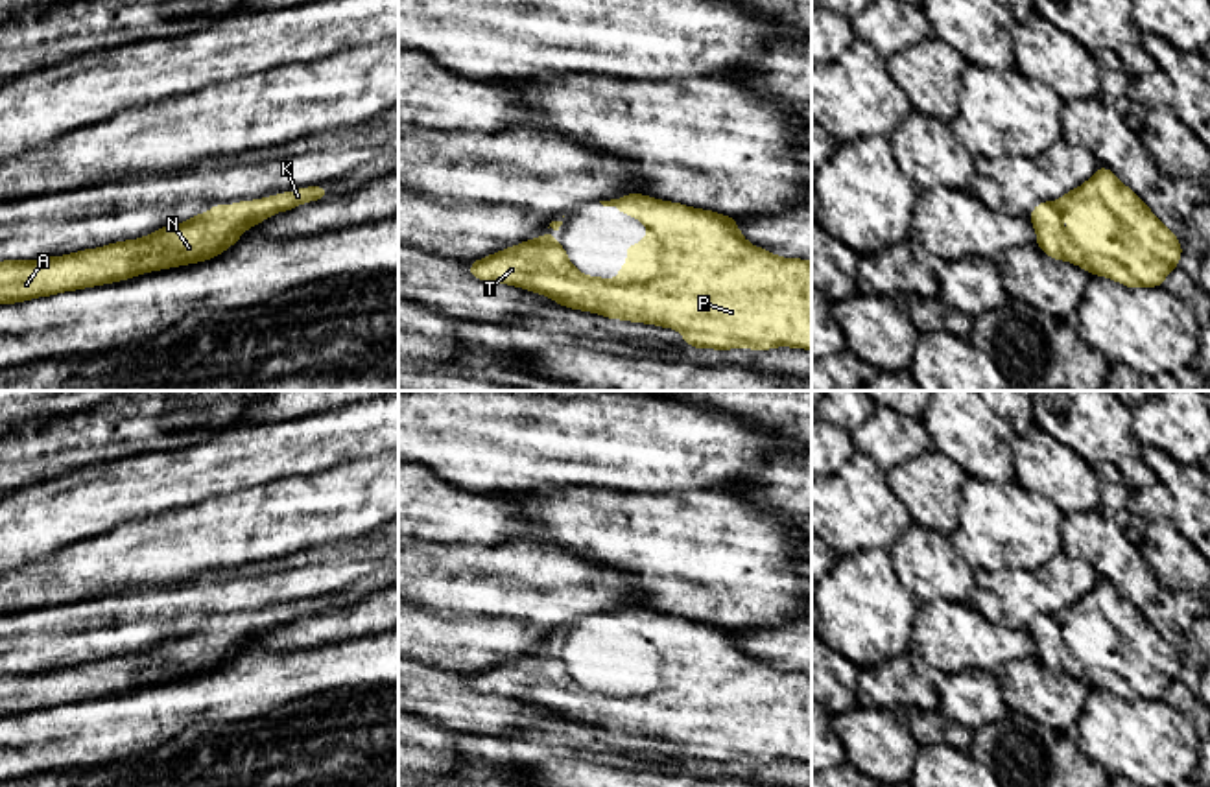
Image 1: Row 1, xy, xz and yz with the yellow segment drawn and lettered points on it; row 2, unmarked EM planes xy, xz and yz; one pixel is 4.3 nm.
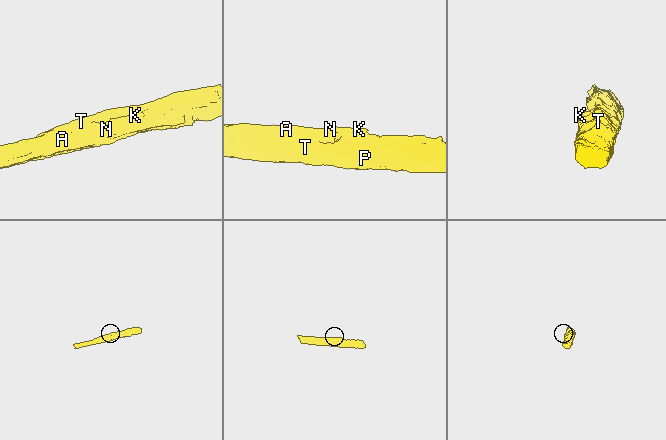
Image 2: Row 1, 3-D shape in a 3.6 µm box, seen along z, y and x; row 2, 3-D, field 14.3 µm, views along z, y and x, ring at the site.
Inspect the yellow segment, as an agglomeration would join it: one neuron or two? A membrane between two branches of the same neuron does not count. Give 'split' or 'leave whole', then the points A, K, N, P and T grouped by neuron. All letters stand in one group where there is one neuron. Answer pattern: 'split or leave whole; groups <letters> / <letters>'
leave whole; groups A K N P T

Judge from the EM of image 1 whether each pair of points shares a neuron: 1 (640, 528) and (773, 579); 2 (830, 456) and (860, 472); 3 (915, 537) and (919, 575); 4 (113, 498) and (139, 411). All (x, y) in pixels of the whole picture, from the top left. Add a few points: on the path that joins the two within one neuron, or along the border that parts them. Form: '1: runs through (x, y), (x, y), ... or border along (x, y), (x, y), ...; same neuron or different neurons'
1: runs through (674, 546), (696, 555), (720, 557), (740, 568); same neuron
2: border along (854, 450), (830, 476); different neurons
3: runs through (917, 546), (919, 566); same neuron
4: border along (154, 448), (85, 465); different neurons

